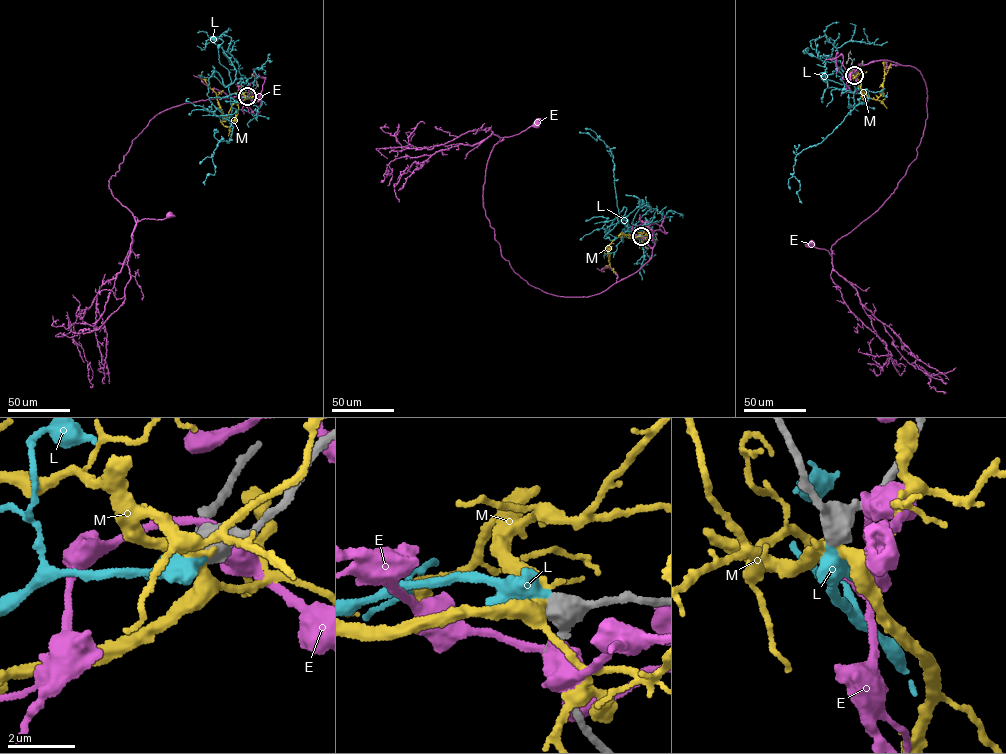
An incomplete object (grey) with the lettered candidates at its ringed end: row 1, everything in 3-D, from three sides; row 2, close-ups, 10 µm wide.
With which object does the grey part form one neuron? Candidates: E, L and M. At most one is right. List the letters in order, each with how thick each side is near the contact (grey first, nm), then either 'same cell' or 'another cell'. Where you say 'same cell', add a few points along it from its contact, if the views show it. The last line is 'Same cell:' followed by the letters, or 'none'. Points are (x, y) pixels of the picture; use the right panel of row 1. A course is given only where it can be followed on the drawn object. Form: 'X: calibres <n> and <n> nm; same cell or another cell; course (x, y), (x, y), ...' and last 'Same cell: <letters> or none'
E: calibres 240 and 480 nm; another cell
L: calibres 480 and 300 nm; same cell; course (855, 75), (860, 83), (858, 88), (839, 60), (823, 61), (810, 56), (807, 48), (804, 50)
M: calibres 480 and 320 nm; another cell
Same cell: L

